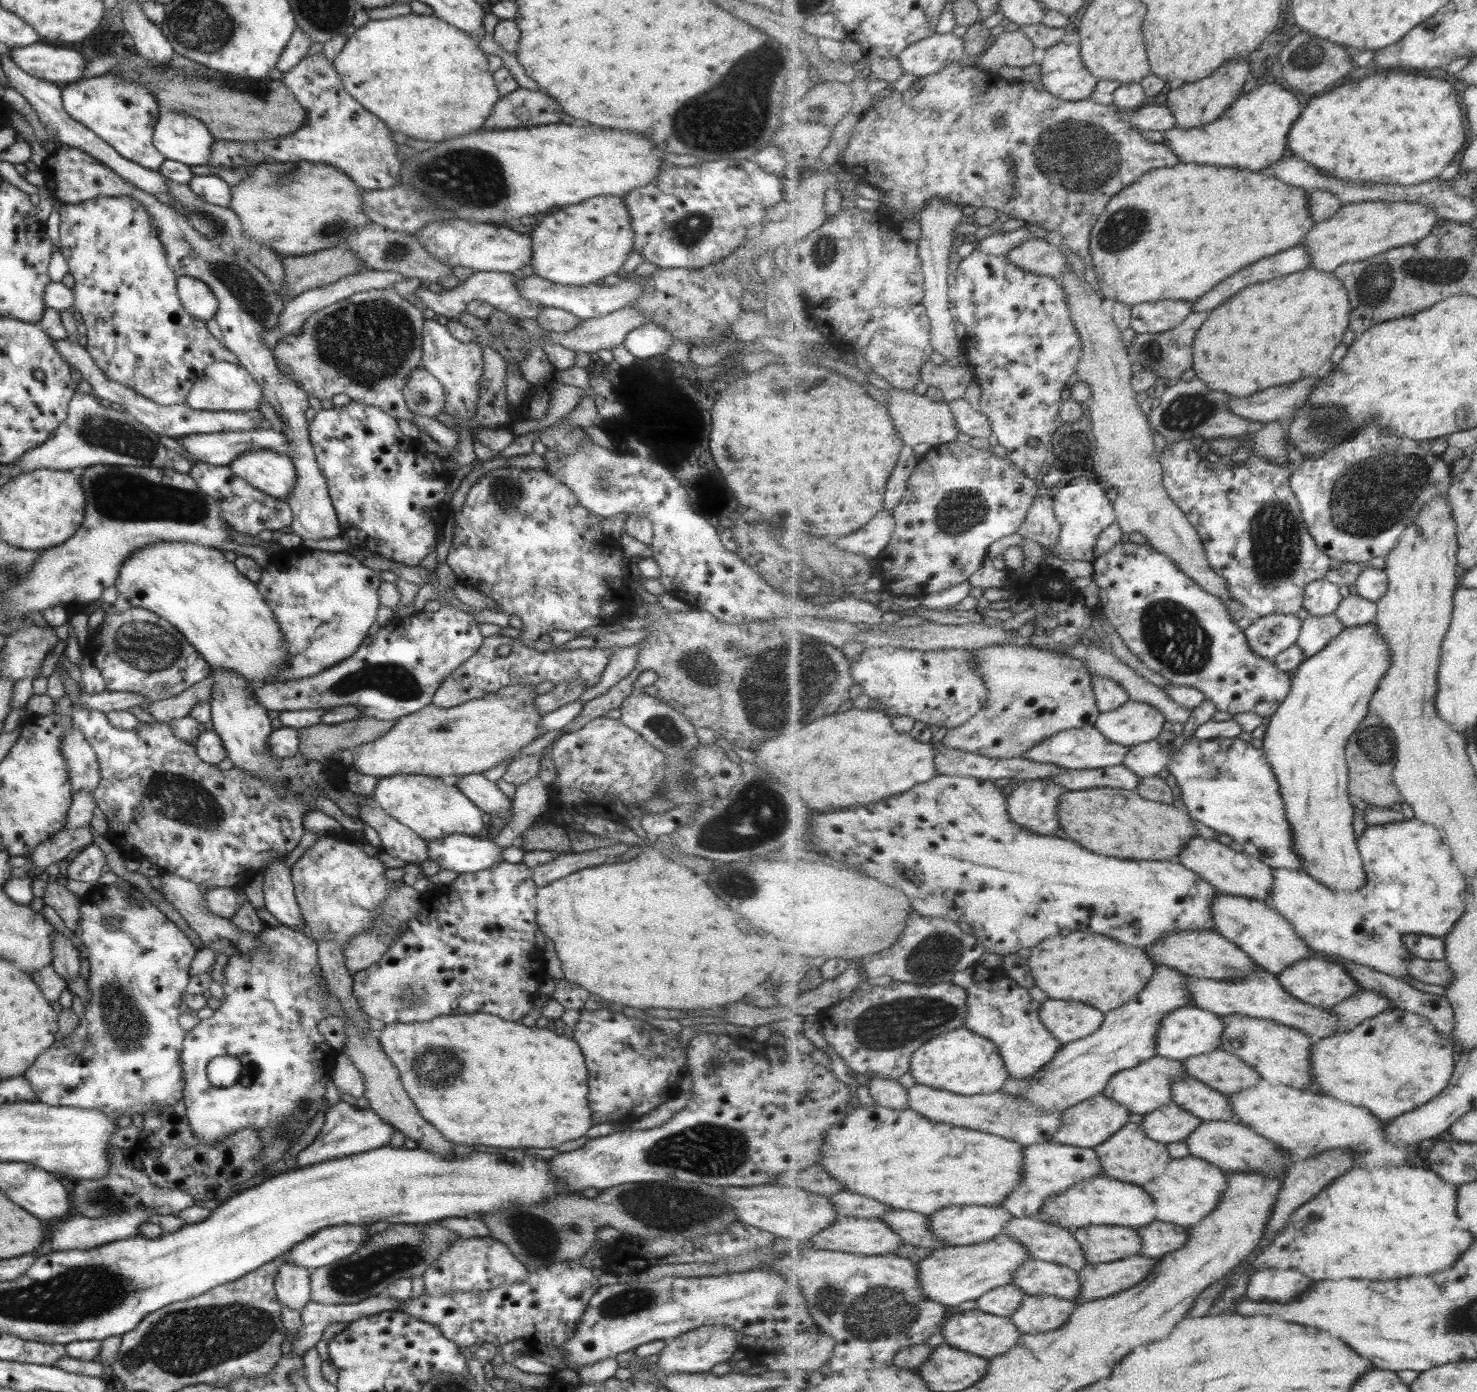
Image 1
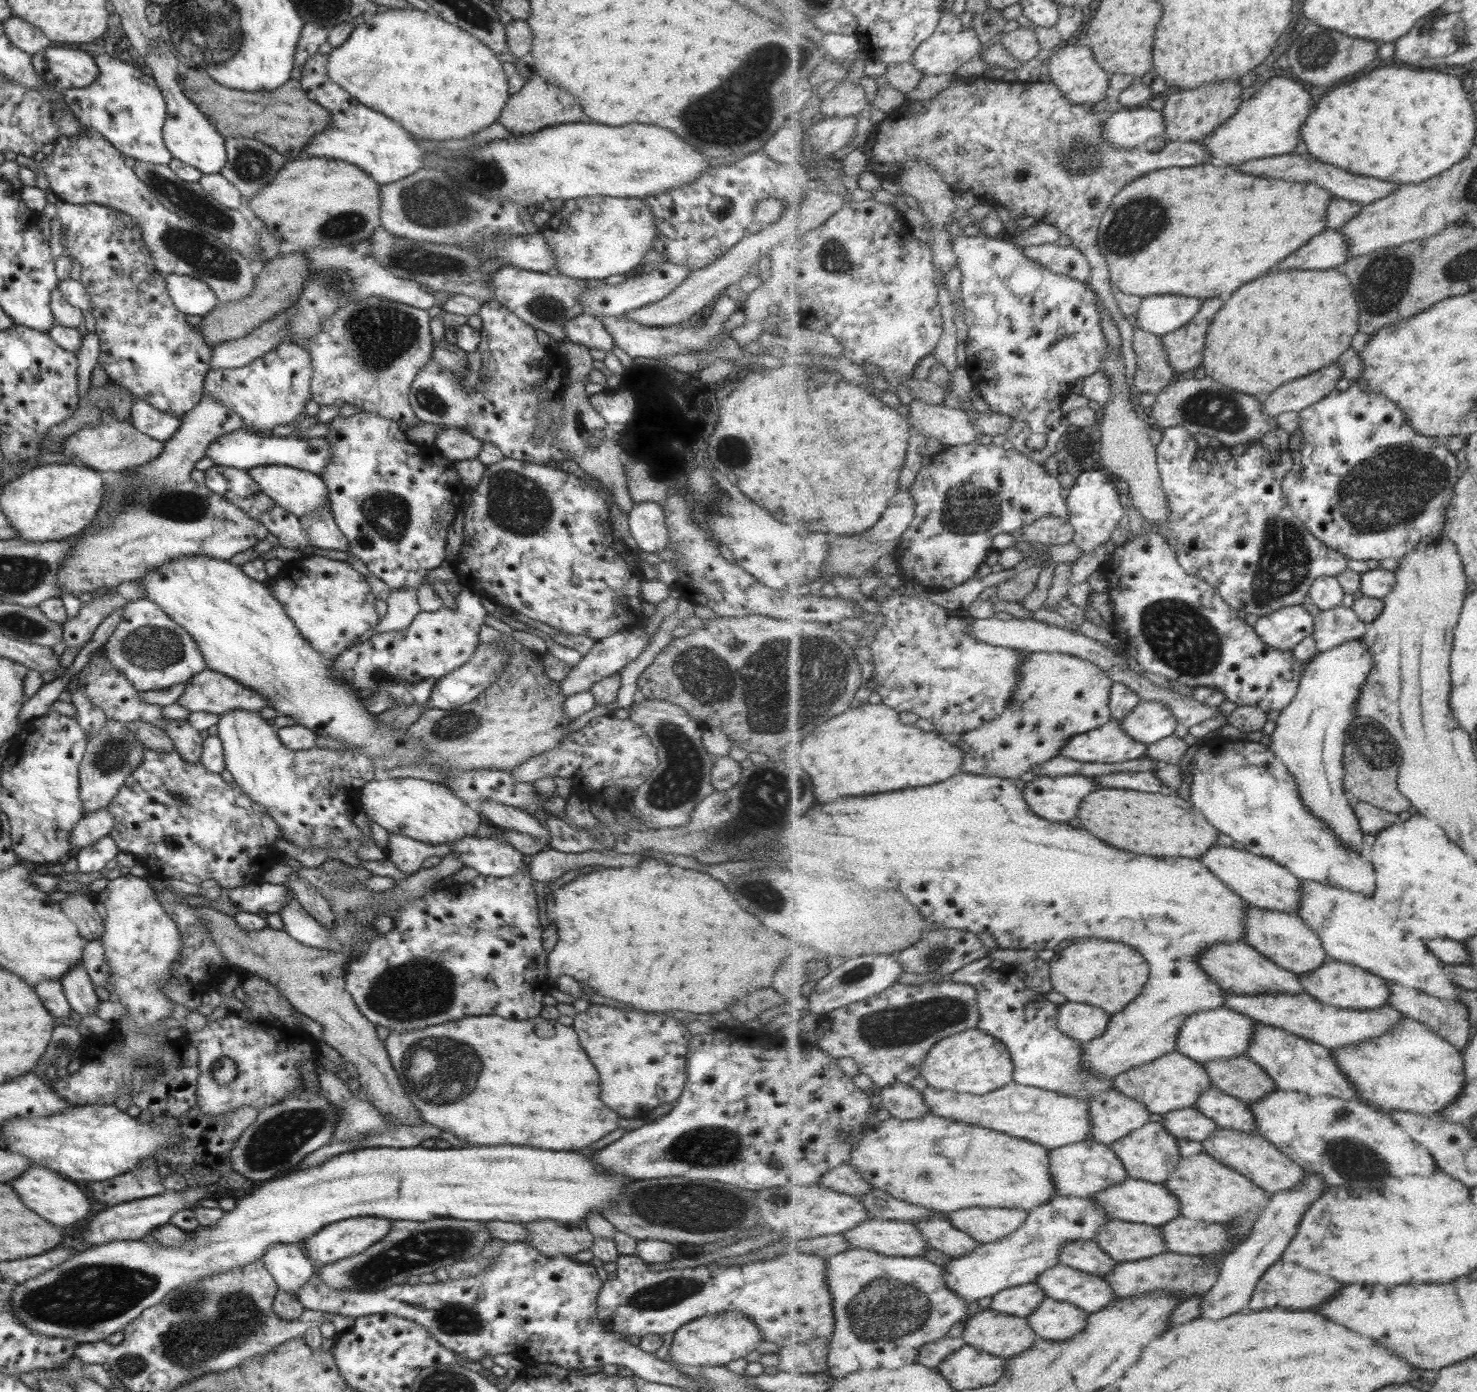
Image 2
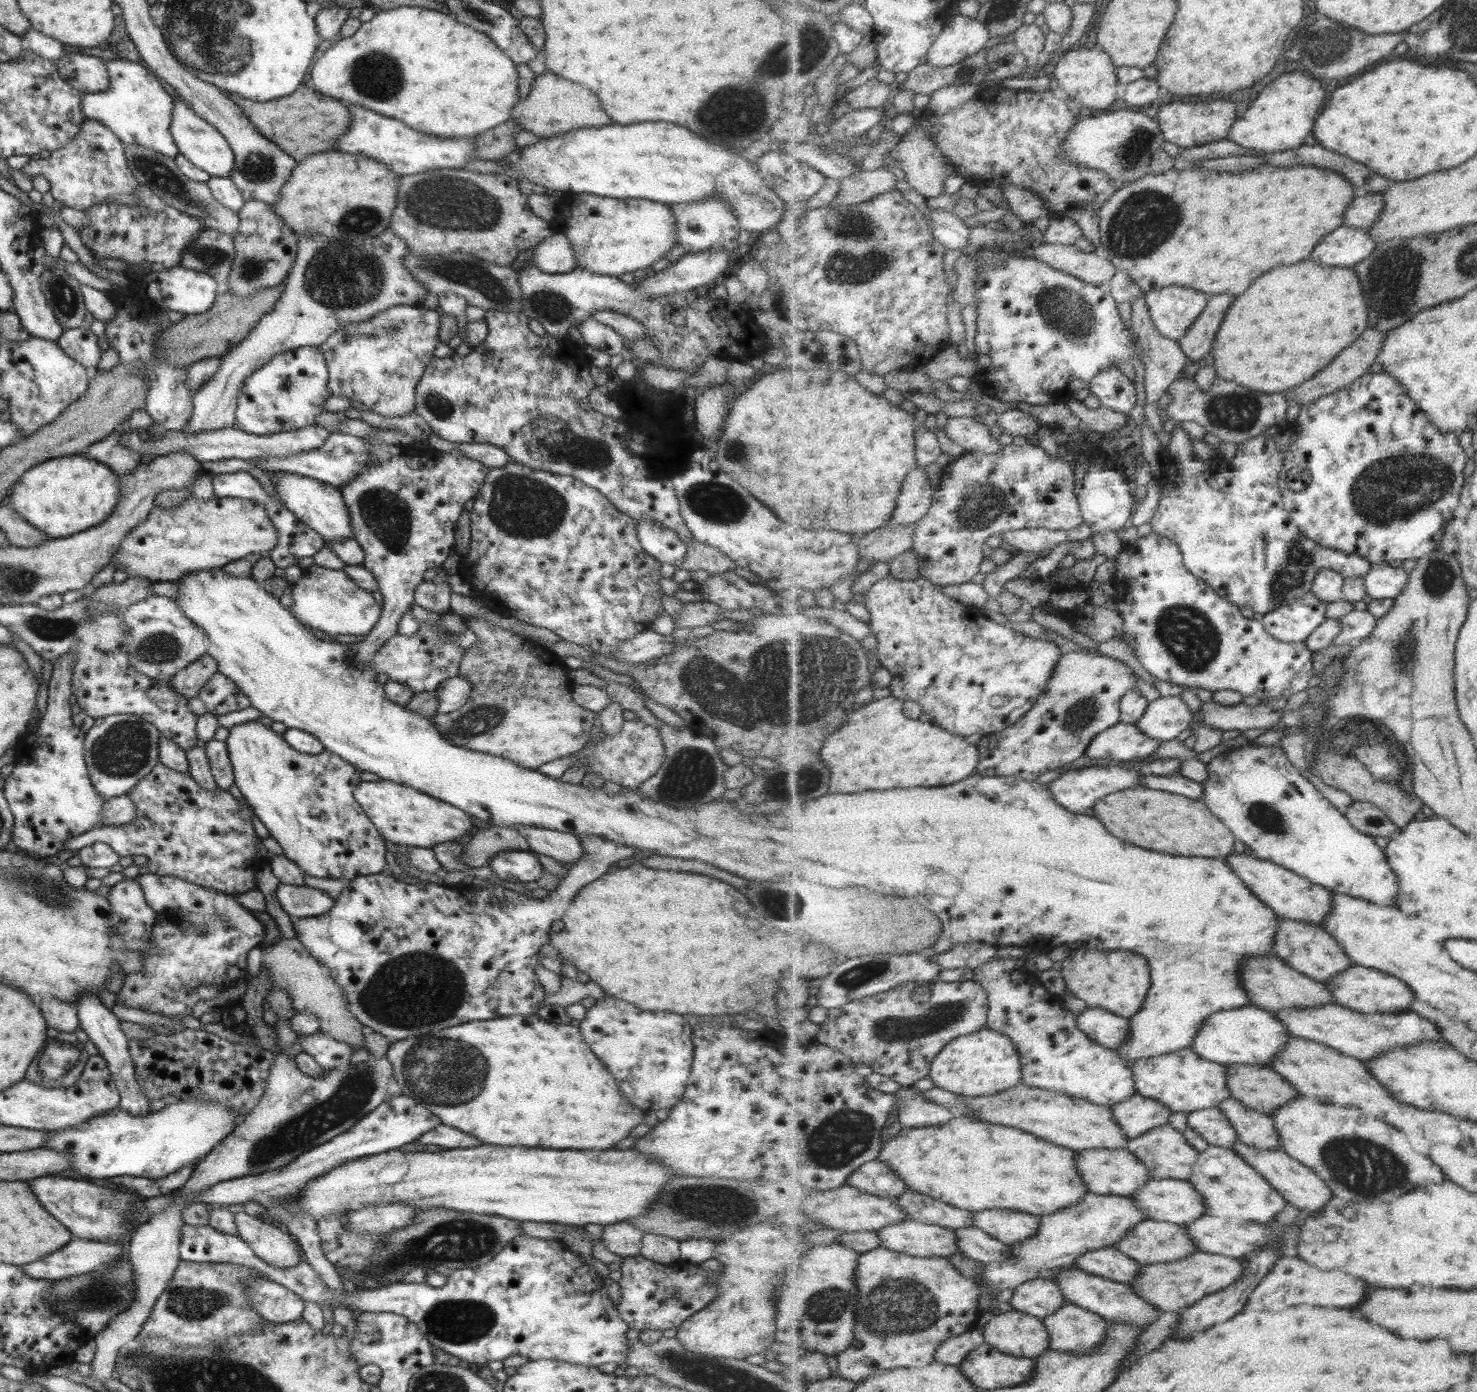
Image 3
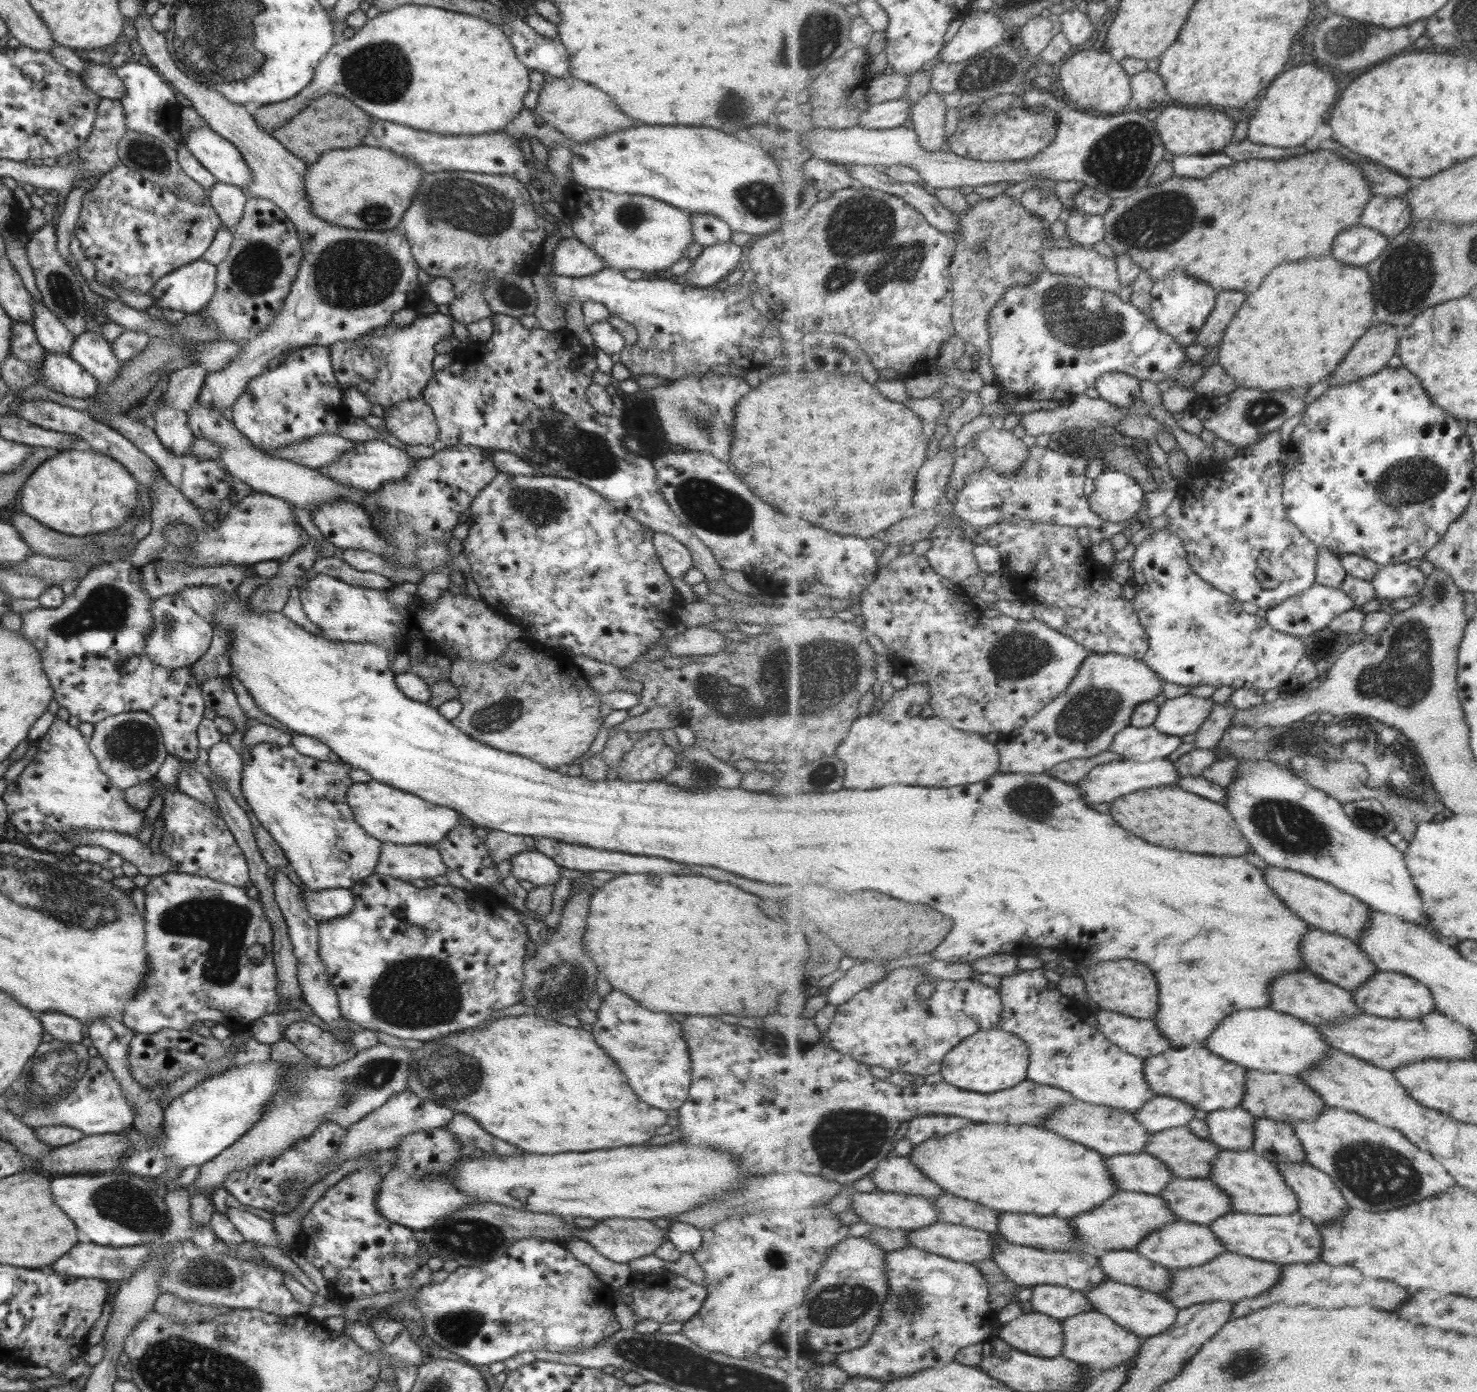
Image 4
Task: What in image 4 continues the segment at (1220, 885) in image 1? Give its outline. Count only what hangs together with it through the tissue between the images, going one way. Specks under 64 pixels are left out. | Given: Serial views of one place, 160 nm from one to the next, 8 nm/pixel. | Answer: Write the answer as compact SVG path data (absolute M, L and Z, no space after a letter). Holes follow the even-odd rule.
M1269 865L1264 870L1264 874L1270 887L1282 898L1287 907L1315 929L1343 935L1356 943L1362 941L1362 936L1370 925L1370 915L1374 912L1361 898L1333 886L1330 882L1323 882L1311 875L1294 870Z

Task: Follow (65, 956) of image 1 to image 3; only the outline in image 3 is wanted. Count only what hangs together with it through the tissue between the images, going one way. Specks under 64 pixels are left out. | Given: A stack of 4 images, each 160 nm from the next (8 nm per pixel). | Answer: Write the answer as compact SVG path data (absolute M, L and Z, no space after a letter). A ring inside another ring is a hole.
M93 993L80 994L73 1005L76 1007L79 1028L85 1032L89 1040L96 1046L98 1055L107 1063L107 1068L120 1096L118 1107L125 1110L129 1115L143 1116L149 1114L147 1107L149 1100L141 1094L140 1086L138 1086L134 1076L134 1066L127 1046L129 1040L119 1027L120 1021L115 1018L111 1010L100 1003L99 998Z

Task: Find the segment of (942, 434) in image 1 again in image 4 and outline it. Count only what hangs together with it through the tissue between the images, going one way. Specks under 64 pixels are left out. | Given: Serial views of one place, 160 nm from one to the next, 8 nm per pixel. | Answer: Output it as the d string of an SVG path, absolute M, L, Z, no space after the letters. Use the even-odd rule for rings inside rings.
M991 426L972 439L975 440L975 446L987 457L989 466L1005 476L1018 473L1030 455L1030 447L1022 438L1012 434L1011 430Z

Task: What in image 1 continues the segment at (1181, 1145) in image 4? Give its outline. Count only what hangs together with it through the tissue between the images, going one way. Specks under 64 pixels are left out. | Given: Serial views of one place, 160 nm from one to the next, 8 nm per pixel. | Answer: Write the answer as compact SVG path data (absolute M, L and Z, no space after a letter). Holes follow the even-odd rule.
M1127 1124L1109 1141L1095 1147L1095 1153L1099 1155L1106 1176L1139 1186L1145 1186L1155 1178L1163 1176L1172 1159L1168 1144L1151 1139L1151 1136L1143 1129L1143 1124Z

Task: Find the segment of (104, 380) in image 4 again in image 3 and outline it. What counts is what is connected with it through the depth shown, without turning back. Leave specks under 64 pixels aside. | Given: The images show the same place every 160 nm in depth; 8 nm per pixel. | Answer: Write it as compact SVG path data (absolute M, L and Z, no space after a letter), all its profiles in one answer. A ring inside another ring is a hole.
M83 325L72 329L63 329L56 343L69 358L82 364L87 372L96 372L100 355L97 337Z

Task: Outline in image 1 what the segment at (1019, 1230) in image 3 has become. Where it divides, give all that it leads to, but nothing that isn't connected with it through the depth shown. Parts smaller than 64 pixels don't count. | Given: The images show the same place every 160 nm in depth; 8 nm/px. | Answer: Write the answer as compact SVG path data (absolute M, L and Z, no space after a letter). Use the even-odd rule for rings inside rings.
M951 1205L930 1215L930 1230L951 1246L980 1245L1004 1234L1006 1224L1015 1216L1001 1206Z

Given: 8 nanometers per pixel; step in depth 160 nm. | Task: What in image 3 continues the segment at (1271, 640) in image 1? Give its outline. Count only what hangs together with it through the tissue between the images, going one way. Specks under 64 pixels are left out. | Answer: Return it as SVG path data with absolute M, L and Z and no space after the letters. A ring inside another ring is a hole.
M1312 590L1295 601L1266 614L1262 623L1267 633L1282 642L1307 642L1327 619L1327 603Z

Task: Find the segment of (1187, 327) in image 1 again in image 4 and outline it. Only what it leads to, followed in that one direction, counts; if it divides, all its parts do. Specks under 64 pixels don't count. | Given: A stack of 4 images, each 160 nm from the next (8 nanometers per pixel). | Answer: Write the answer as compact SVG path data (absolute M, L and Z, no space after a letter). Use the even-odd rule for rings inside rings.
M1221 291L1214 312L1210 314L1208 321L1203 325L1202 332L1198 334L1197 341L1193 344L1202 344L1207 347L1219 346L1223 337L1226 336L1226 328L1234 320L1234 316L1245 300L1247 296L1241 291Z

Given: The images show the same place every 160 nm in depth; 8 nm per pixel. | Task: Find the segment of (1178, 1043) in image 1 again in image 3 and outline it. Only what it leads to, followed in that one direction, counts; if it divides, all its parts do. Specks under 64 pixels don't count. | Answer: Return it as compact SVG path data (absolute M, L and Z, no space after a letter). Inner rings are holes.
M1249 1004L1212 1014L1205 1026L1199 1029L1192 1047L1211 1062L1270 1066L1270 1062L1278 1059L1278 1054L1286 1049L1291 1037L1295 1036L1292 1036L1277 1015L1263 1007Z

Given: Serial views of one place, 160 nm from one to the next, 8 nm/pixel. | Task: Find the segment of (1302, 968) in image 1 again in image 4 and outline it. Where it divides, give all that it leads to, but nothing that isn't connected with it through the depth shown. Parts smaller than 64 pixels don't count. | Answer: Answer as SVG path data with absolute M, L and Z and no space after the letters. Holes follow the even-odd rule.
M1379 970L1365 985L1353 990L1353 993L1363 1013L1378 1017L1416 1019L1436 1010L1434 994L1430 987L1419 982L1417 978L1399 972Z

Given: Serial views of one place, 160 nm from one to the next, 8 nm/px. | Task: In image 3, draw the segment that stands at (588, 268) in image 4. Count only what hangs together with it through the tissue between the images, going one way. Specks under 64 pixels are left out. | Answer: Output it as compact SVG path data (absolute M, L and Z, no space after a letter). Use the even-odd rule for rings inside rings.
M561 234L539 241L533 248L529 264L545 274L561 274L576 268L576 260L569 241Z

